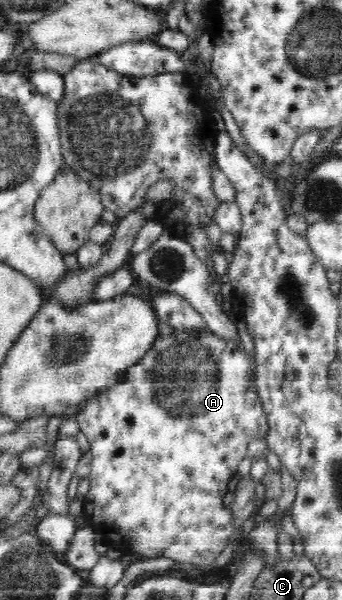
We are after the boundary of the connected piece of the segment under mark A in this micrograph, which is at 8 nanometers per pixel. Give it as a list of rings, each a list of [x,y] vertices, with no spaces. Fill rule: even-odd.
[[[175,329],[173,335],[161,336],[161,348],[157,348],[157,356],[153,356],[153,360],[149,356],[145,356],[145,364],[137,364],[137,368],[133,368],[133,372],[129,372],[129,380],[125,380],[125,384],[121,384],[121,388],[113,388],[113,392],[107,392],[105,396],[97,396],[97,400],[93,400],[93,404],[89,404],[89,408],[85,408],[85,416],[81,416],[78,425],[80,430],[87,437],[90,443],[90,454],[93,457],[91,460],[91,472],[89,474],[90,489],[83,501],[83,513],[86,517],[87,524],[96,532],[100,541],[105,542],[111,550],[112,554],[120,555],[120,550],[137,550],[139,554],[143,554],[143,558],[159,558],[165,556],[165,558],[171,558],[177,563],[187,564],[189,567],[202,567],[215,565],[215,558],[225,550],[227,544],[229,544],[229,538],[233,535],[233,525],[231,525],[231,509],[223,505],[223,497],[229,491],[227,484],[231,482],[231,479],[237,474],[238,466],[240,462],[245,458],[248,449],[248,444],[251,440],[264,439],[268,435],[268,420],[265,414],[265,409],[262,407],[260,398],[258,397],[256,387],[253,387],[254,383],[254,371],[253,362],[251,356],[247,353],[247,350],[243,345],[235,343],[233,339],[223,339],[216,336],[213,332],[207,330],[202,337],[195,337],[191,333],[184,333],[182,330]]]

